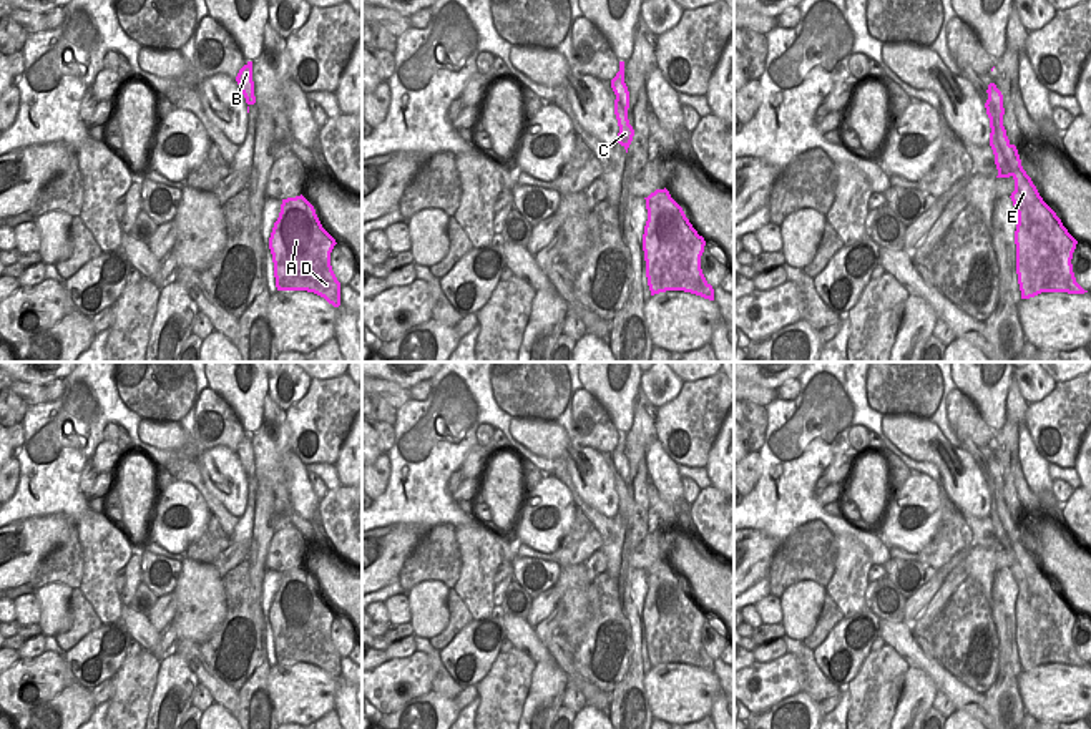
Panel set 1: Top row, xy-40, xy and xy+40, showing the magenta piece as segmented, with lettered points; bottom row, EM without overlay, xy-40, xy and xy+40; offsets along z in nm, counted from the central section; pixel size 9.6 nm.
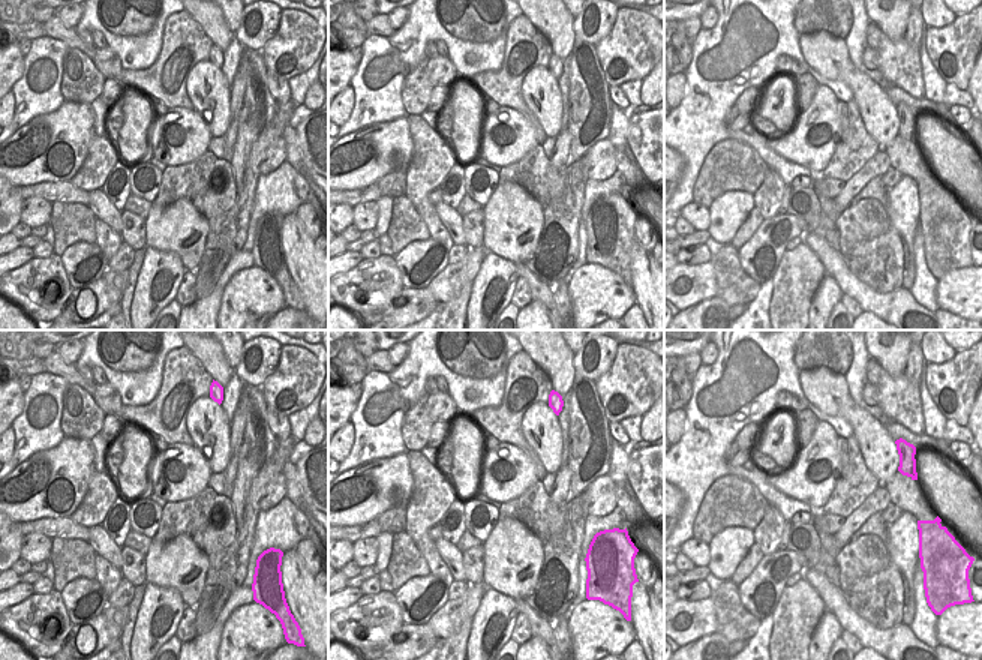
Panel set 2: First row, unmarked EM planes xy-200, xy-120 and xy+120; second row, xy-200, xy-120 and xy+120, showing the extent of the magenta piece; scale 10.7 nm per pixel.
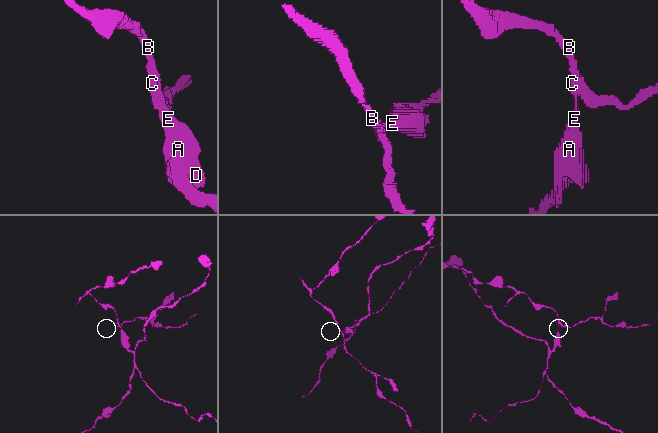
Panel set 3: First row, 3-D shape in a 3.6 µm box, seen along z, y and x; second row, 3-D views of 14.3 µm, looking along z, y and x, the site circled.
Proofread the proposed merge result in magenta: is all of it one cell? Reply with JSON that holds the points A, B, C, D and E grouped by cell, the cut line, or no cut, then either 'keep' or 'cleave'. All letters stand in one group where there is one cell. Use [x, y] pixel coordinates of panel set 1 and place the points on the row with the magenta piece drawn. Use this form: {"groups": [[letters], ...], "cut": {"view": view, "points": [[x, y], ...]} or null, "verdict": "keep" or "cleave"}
{"groups": [["A", "C", "D", "E"], ["B"]], "cut": {"view": "xy", "points": [[616, 98], [626, 113]]}, "verdict": "cleave"}

